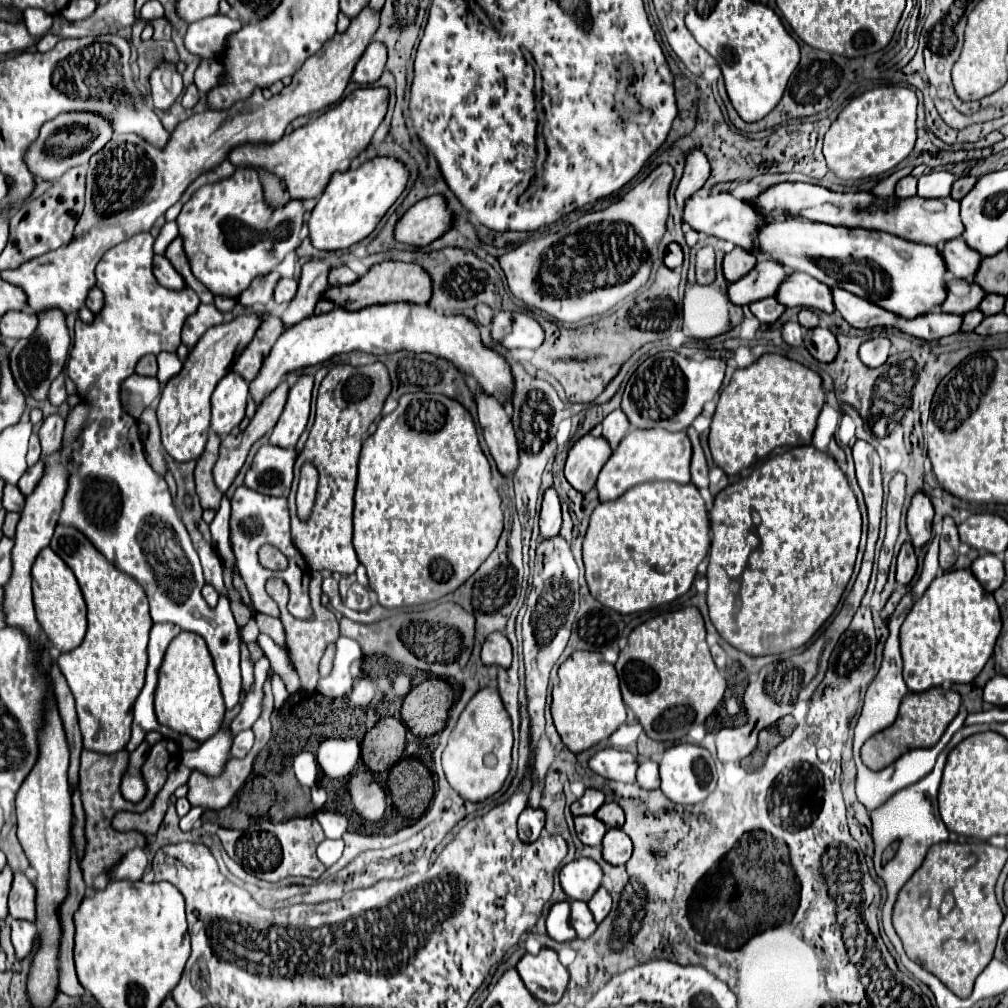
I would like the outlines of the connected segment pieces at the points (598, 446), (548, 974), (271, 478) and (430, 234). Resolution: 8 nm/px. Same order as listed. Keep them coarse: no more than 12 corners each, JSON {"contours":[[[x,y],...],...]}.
{"contours":[[[581,436],[565,462],[567,482],[579,492],[595,486],[609,460],[605,438]],[[549,948],[525,954],[517,972],[543,1004],[557,1004],[567,968]],[[263,444],[245,486],[287,496],[293,482],[293,448]],[[443,196],[413,204],[395,240],[423,248],[451,228]]]}

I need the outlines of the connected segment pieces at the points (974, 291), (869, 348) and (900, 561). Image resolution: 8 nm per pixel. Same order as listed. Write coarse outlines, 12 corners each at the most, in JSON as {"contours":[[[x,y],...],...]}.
{"contours":[[[969,280],[945,282],[941,312],[965,314],[985,292]],[[883,336],[867,340],[859,358],[867,368],[887,362],[891,342]],[[909,540],[897,556],[897,582],[917,572],[917,554]]]}

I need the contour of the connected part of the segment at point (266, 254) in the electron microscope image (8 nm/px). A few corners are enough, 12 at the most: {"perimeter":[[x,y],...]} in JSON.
{"perimeter":[[257,172],[199,188],[177,224],[193,274],[239,298],[299,246],[303,202]]}

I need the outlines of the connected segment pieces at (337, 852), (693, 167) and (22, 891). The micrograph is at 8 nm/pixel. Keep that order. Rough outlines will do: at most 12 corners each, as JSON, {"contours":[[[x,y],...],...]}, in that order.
{"contours":[[[325,838],[317,856],[325,866],[335,864],[343,852],[343,840]],[[705,154],[687,156],[675,198],[681,210],[685,202],[709,180],[711,168]],[[15,874],[9,916],[37,920],[35,886]]]}

